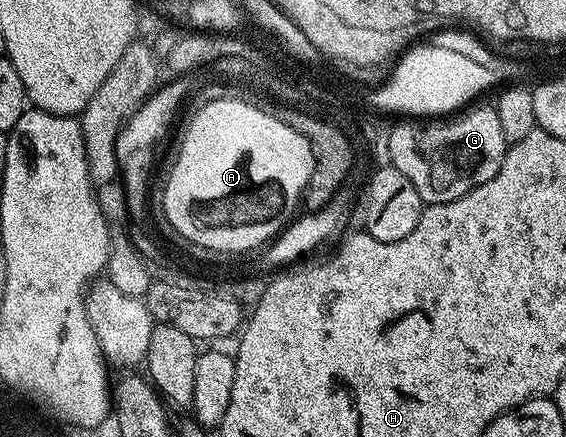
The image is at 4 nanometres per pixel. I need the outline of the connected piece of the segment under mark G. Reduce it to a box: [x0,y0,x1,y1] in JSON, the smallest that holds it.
[387,106,509,205]

